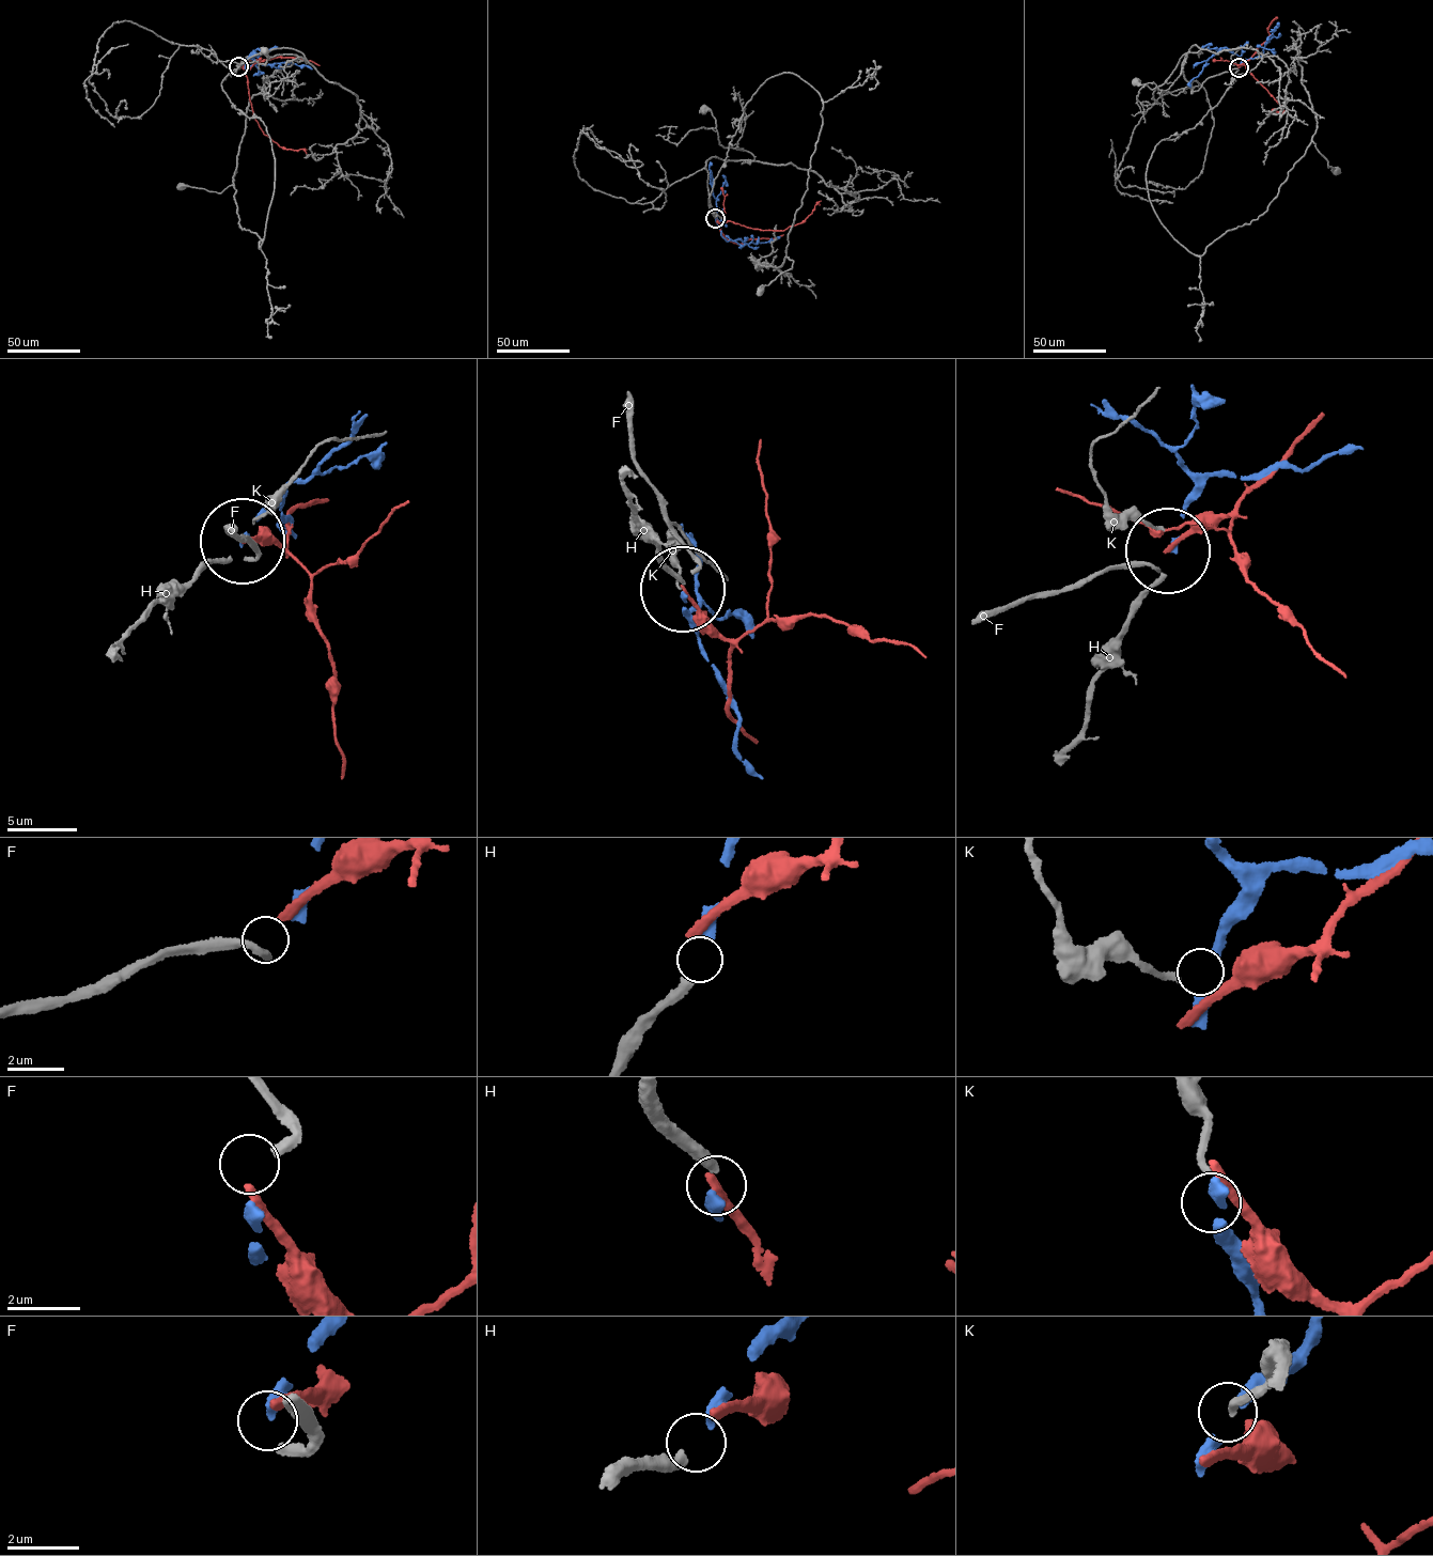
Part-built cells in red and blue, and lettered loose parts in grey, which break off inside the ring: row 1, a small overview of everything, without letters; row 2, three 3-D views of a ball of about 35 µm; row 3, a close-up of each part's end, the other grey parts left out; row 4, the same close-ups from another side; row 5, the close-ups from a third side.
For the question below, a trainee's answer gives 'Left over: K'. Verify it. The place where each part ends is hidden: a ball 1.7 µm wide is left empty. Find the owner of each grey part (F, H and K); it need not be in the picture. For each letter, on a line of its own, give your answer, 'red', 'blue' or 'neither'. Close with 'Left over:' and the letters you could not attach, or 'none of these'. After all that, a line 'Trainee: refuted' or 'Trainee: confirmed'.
F: red
H: blue
K: neither
Left over: K
Trainee: confirmed

